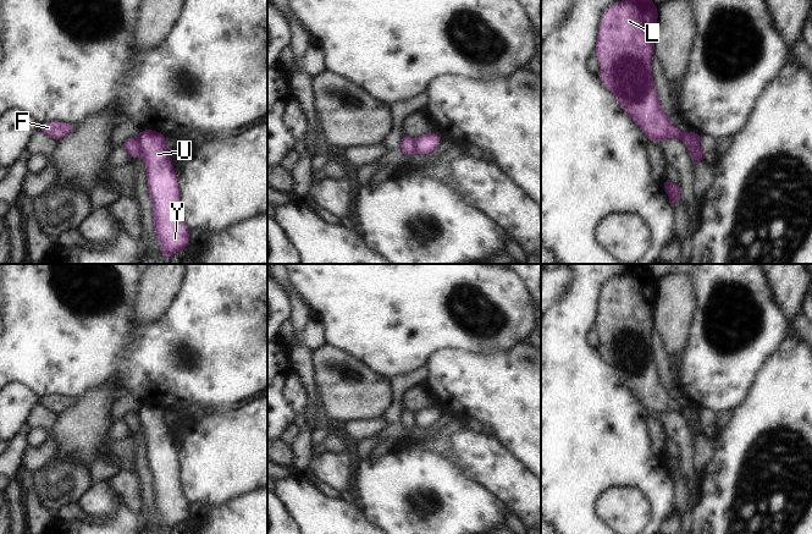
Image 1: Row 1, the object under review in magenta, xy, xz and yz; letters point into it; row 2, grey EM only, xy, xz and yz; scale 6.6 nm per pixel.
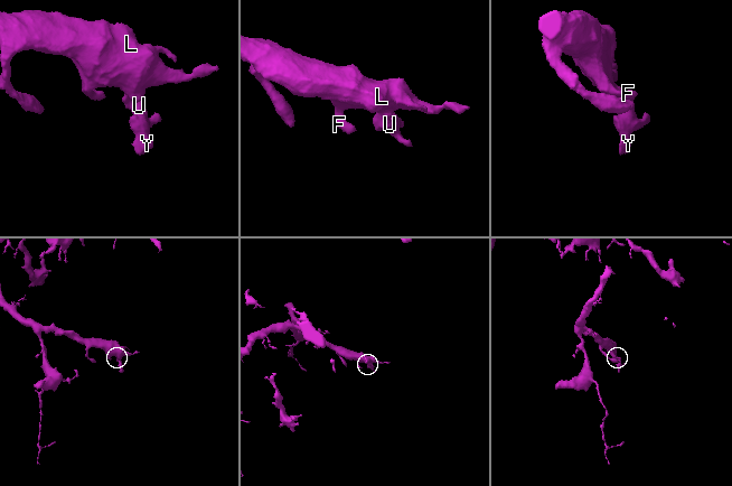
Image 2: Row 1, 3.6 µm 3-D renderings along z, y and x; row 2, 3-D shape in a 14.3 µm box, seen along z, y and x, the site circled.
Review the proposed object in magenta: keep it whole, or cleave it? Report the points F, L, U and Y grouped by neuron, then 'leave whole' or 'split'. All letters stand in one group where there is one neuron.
F L / U Y; split

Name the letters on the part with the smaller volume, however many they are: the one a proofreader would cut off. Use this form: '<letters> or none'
U, Y

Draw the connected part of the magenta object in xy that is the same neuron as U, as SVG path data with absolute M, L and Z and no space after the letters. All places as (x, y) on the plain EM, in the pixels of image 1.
M143 403L138 419L148 448L148 468L153 477L153 501L164 533L189 519L189 505L182 494L176 446L170 437L166 412L154 403Z

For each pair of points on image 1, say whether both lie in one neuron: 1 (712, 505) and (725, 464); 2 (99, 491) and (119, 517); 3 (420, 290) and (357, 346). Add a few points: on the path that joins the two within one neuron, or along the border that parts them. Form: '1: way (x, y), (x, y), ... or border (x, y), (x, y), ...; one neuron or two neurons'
1: way (722, 495), (725, 491), (725, 474); one neuron
2: way (99, 497), (112, 511); one neuron
3: way (404, 299), (373, 330); one neuron

